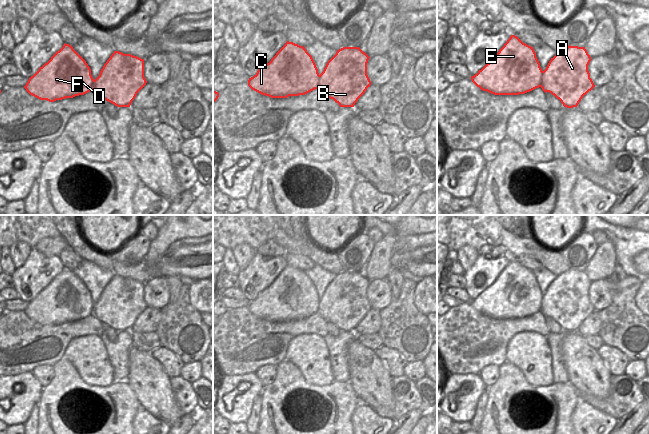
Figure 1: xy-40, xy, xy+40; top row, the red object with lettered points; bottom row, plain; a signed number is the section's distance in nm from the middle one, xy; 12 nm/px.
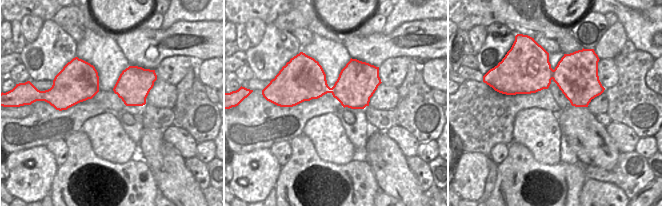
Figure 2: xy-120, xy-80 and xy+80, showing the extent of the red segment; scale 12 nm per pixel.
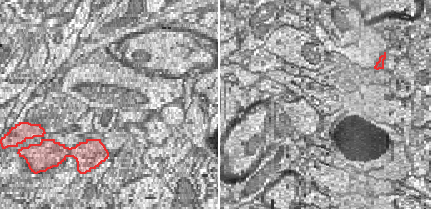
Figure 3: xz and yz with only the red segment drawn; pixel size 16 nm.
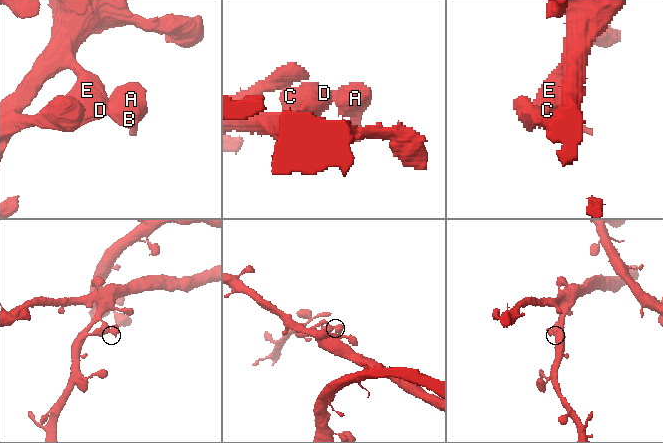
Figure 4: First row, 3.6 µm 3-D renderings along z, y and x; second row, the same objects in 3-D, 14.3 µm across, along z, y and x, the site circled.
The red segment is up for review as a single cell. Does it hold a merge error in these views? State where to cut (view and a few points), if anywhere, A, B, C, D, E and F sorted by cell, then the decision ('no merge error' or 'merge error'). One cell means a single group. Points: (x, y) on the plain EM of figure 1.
cut in xy+40 along (543, 295), (540, 310); A B / C D E F; merge error

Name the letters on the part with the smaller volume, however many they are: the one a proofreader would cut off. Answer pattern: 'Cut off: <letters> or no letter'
Cut off: A, B

